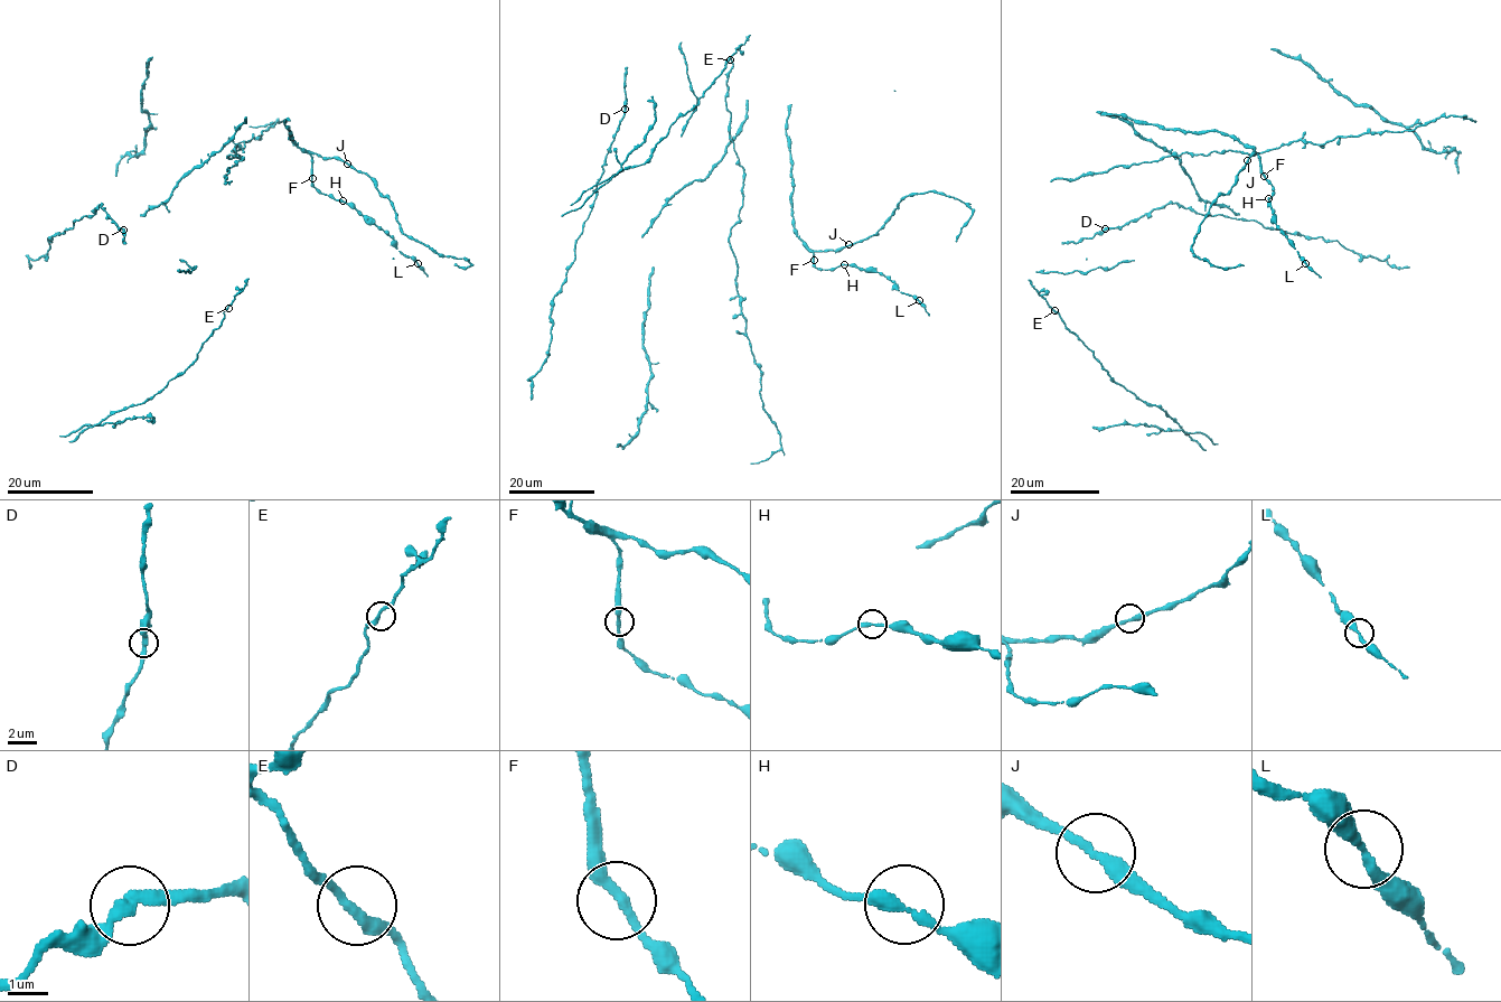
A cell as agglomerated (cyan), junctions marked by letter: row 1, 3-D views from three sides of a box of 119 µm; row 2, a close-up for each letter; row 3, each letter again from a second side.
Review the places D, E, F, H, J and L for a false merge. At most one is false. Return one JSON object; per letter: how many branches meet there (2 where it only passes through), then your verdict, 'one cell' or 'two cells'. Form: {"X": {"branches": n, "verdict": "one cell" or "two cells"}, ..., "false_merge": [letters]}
{"D": {"branches": 2, "verdict": "one cell"}, "E": {"branches": 2, "verdict": "one cell"}, "F": {"branches": 2, "verdict": "one cell"}, "H": {"branches": 2, "verdict": "one cell"}, "J": {"branches": 2, "verdict": "one cell"}, "L": {"branches": 2, "verdict": "one cell"}, "false_merge": []}

